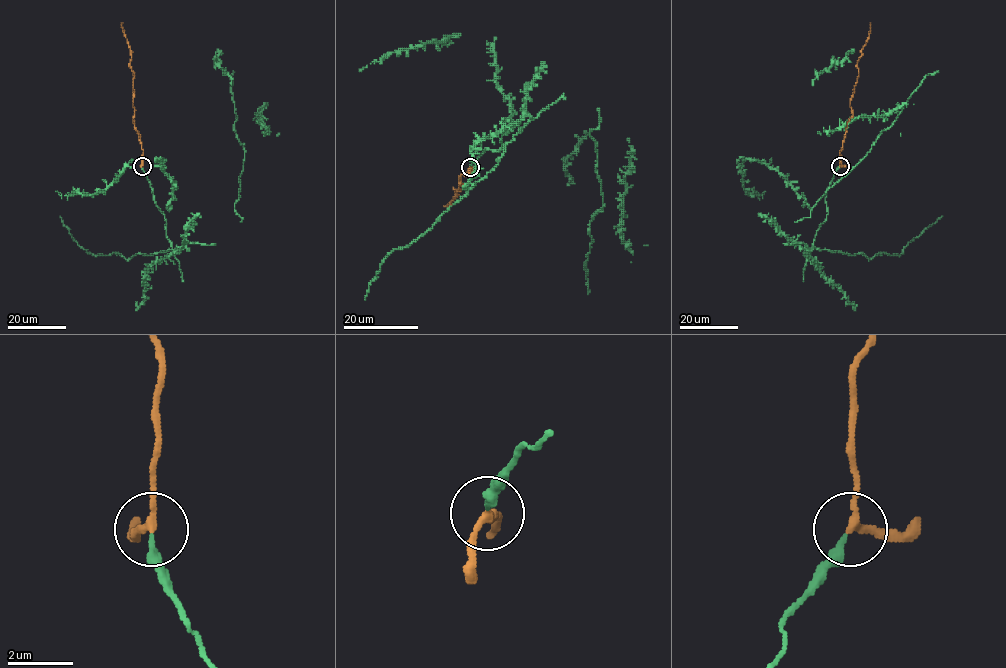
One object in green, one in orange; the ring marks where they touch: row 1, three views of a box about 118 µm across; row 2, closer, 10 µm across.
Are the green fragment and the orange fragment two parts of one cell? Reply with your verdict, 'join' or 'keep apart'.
join

